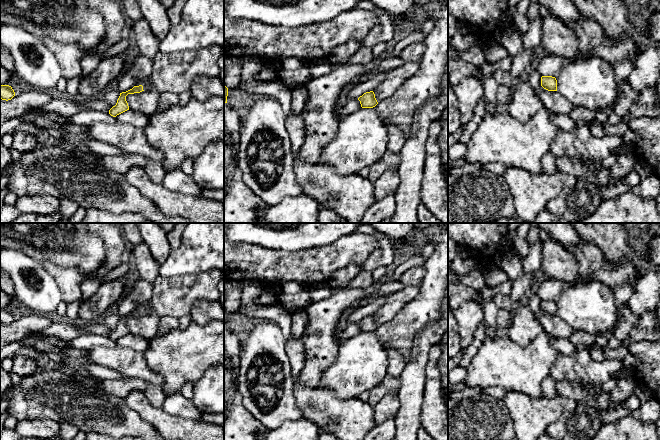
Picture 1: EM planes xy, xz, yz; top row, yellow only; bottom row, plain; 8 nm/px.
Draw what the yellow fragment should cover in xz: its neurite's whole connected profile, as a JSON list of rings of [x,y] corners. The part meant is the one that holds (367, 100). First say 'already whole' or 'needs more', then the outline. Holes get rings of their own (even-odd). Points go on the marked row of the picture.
already whole | [[[373,91],[364,93],[358,100],[362,108],[373,108],[378,104]]]

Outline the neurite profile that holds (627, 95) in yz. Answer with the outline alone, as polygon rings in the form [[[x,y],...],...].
[[[628,80],[618,84],[618,100],[614,108],[614,113],[623,117],[629,113],[630,107],[638,97],[638,92],[631,87]]]

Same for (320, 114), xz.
[[[343,64],[337,69],[333,69],[329,74],[311,78],[305,85],[308,91],[308,100],[302,112],[302,117],[305,122],[304,141],[300,149],[294,156],[301,161],[310,164],[316,164],[321,153],[321,150],[335,136],[339,124],[339,106],[338,99],[342,90],[354,84],[368,70],[368,65],[365,64]]]

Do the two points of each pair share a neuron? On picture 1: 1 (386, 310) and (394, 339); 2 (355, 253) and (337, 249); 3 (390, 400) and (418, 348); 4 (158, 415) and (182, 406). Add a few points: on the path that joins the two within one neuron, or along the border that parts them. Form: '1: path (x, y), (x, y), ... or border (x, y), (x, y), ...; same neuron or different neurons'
1: border (405, 304), (393, 317), (378, 327); different neurons
2: path (351, 250), (341, 250); same neuron
3: border (397, 392), (399, 407), (395, 413); different neurons
4: border (162, 406), (168, 413), (190, 418); different neurons

